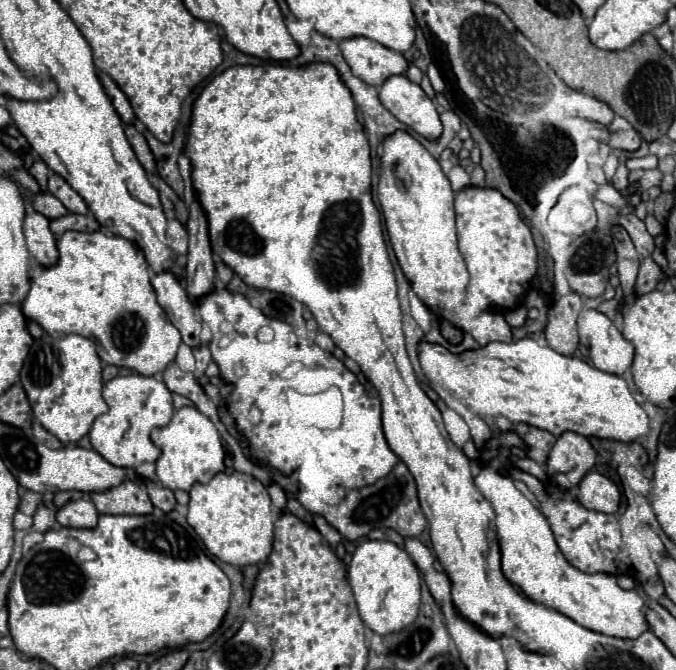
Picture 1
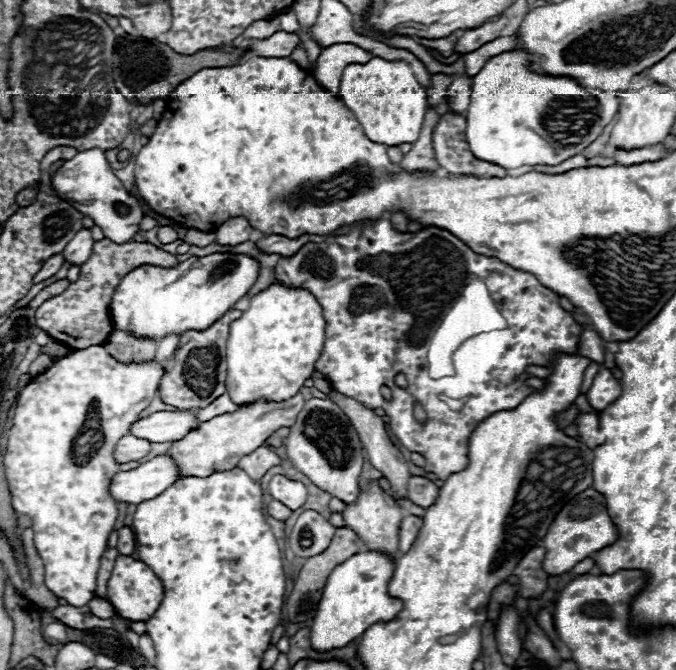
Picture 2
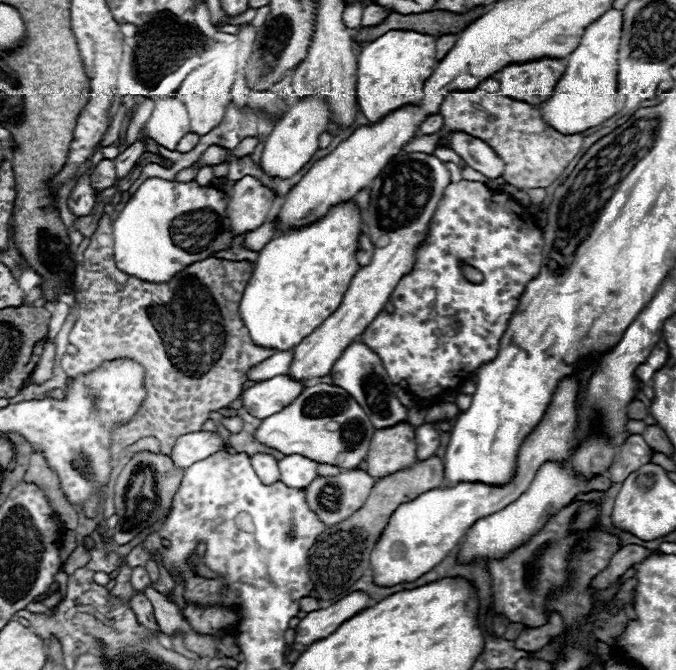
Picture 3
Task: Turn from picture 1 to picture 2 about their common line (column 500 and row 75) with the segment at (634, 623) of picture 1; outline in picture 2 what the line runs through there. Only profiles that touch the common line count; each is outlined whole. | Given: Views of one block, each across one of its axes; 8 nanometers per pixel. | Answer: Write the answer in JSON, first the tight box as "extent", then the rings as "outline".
{"extent":[466,52,618,170],"outline":[[[502,52],[492,56],[482,70],[472,76],[472,100],[466,110],[466,140],[476,158],[508,170],[536,164],[562,164],[592,144],[618,112],[618,98],[616,106],[602,106],[600,100],[590,98],[592,96],[572,78],[532,70],[528,52]]]}

